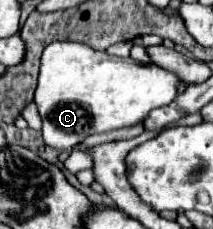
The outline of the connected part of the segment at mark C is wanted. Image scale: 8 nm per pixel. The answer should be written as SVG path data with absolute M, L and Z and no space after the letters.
M54 41L44 49L40 79L34 95L34 103L38 105L38 113L42 119L44 143L64 151L82 143L88 135L136 125L144 121L152 109L170 105L176 99L178 83L182 81L174 73L168 73L158 65L142 65L136 63L132 57L112 57L106 51L96 51L76 41Z

